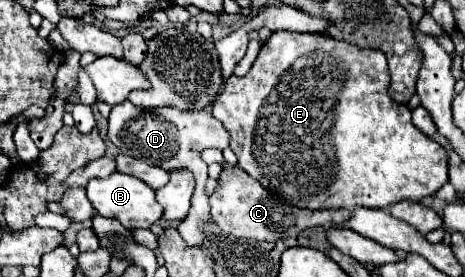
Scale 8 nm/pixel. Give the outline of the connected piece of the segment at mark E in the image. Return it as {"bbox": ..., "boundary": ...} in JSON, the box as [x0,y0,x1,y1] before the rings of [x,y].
{"bbox":[211,30,447,210],"boundary":[[[277,30],[271,34],[271,38],[261,46],[261,52],[257,60],[253,62],[247,76],[237,78],[229,76],[225,80],[223,92],[213,102],[211,114],[223,122],[227,132],[231,134],[231,150],[235,152],[239,164],[249,176],[253,176],[265,190],[269,190],[279,200],[307,208],[307,210],[323,210],[334,208],[355,208],[355,206],[367,206],[367,208],[387,208],[399,200],[413,200],[421,202],[425,196],[433,196],[445,182],[447,182],[447,150],[425,136],[421,130],[417,130],[411,124],[411,110],[405,104],[395,102],[389,94],[389,72],[387,72],[387,60],[381,56],[379,50],[363,50],[353,44],[347,44],[343,40],[333,40],[325,34],[301,34],[301,32],[289,32],[289,30]]]}

